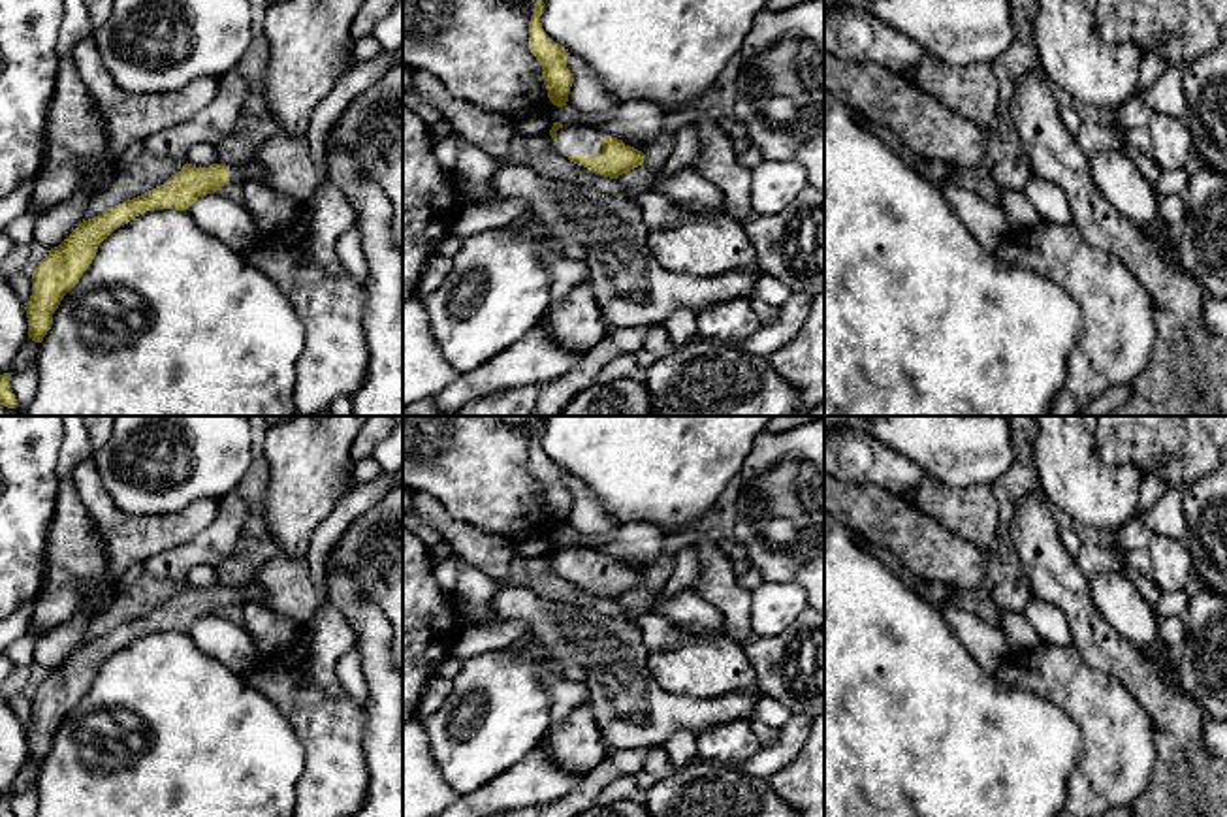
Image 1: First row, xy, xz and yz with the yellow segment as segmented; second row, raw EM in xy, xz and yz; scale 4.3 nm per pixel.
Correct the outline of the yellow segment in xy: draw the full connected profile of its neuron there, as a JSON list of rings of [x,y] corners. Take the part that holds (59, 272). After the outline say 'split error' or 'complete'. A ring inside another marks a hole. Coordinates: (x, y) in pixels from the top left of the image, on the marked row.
[[[254,158],[239,166],[196,168],[184,164],[164,184],[83,220],[58,247],[49,250],[32,273],[32,296],[24,307],[28,337],[36,343],[43,341],[60,301],[90,267],[100,243],[109,233],[147,211],[186,211],[199,196],[215,194],[230,181],[267,184],[267,173]]]; split error

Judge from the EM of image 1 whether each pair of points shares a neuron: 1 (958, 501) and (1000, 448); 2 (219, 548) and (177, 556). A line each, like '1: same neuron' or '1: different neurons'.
1: different neurons
2: same neuron

